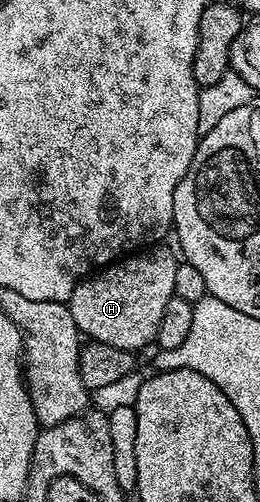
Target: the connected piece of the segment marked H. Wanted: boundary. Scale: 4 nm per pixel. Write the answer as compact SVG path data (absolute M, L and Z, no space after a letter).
M153 245L129 253L81 279L67 301L81 336L133 353L155 340L158 325L162 325L166 301L174 295L174 273L178 262L177 252L164 246Z

